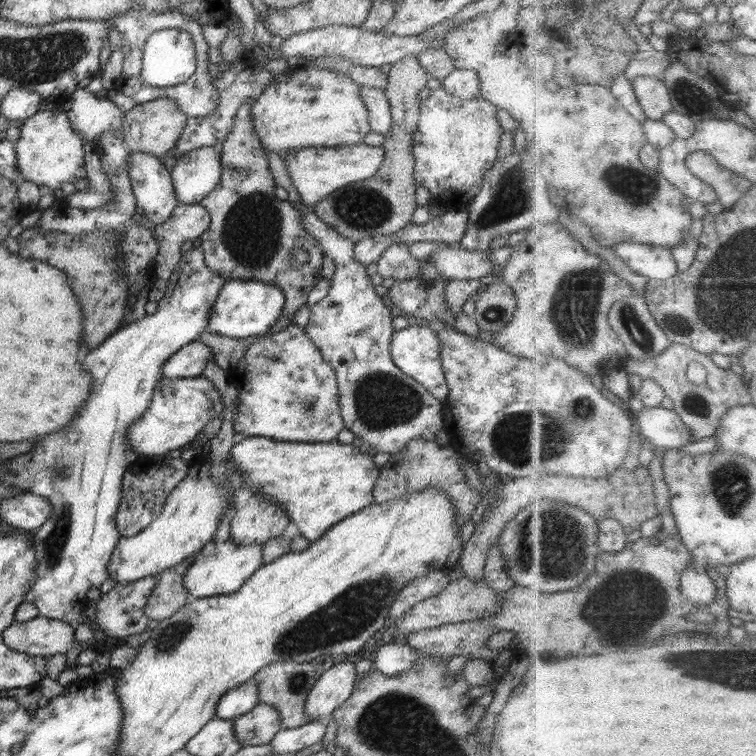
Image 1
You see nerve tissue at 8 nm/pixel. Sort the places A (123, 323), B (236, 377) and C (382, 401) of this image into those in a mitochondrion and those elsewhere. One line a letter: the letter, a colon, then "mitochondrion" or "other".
A: other
B: other
C: mitochondrion

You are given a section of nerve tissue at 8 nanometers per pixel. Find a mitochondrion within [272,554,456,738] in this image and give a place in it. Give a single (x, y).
(295, 682)

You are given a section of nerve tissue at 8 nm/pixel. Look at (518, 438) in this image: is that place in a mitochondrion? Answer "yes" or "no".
yes

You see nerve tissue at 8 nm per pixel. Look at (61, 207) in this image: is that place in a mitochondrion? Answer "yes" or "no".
no

